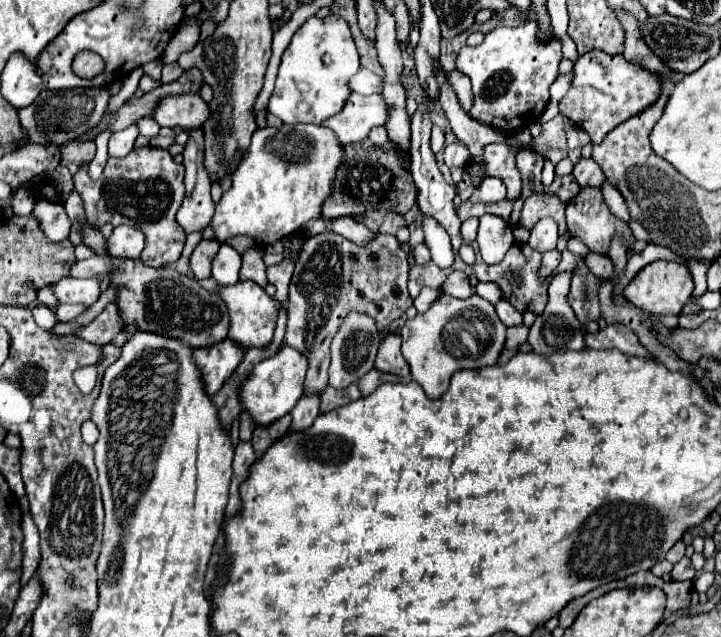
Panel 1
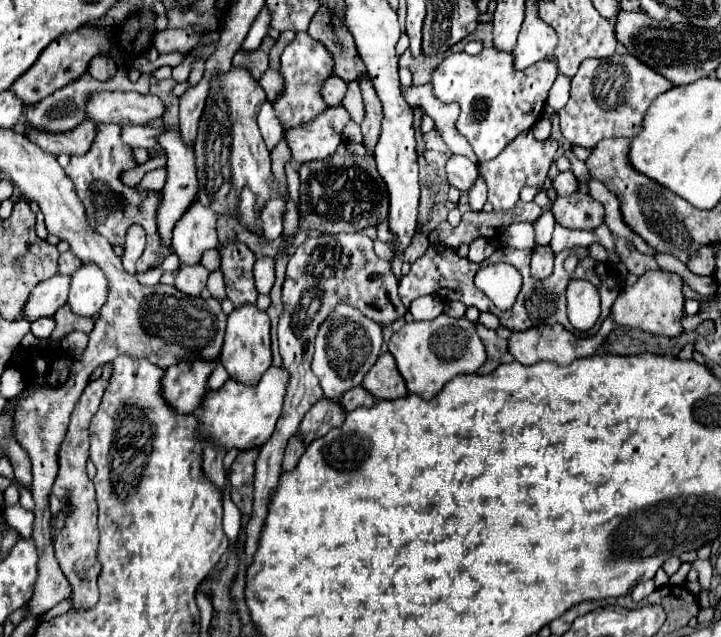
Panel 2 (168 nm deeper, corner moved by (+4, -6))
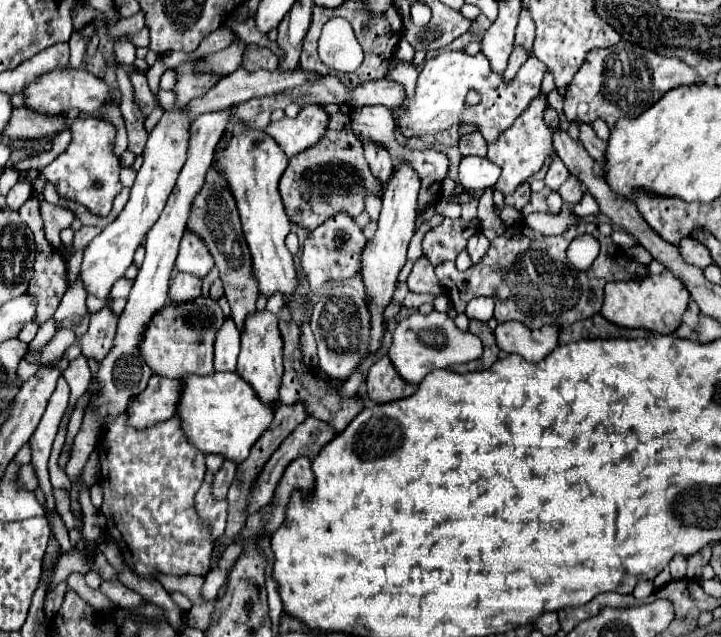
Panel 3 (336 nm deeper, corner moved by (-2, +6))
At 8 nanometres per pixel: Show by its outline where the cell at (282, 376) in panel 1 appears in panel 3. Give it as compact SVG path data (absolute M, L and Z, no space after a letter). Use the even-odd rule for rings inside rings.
M215 372L213 376L187 376L181 380L181 394L175 416L181 420L185 438L203 454L221 454L235 464L249 456L251 446L269 426L273 404L261 404L255 392L235 372Z

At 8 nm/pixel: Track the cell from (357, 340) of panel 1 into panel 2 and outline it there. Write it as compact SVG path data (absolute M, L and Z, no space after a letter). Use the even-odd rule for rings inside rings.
M339 304L335 312L321 324L319 336L315 340L315 354L313 354L313 372L319 378L319 384L327 398L337 400L343 392L359 386L367 374L367 370L375 364L383 344L381 326L375 324L371 318L361 314L357 308Z

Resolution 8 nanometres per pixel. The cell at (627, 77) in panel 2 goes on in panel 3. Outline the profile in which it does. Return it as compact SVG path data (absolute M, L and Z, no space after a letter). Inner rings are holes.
M621 40L613 48L589 52L585 64L567 86L563 112L571 122L591 124L595 118L601 118L609 128L613 128L619 118L635 118L649 110L665 92L691 84L699 84L699 76L697 70L689 68L685 62Z

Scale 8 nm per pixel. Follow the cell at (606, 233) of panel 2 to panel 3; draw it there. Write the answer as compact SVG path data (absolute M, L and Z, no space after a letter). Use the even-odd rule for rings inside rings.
M586 191L580 203L574 207L573 212L579 217L584 217L588 215L597 216L600 213L600 210L595 199L589 191Z

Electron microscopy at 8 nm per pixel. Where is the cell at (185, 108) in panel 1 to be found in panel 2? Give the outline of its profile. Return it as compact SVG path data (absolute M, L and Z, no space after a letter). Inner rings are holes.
M97 92L91 96L87 106L87 116L91 120L113 122L119 126L129 124L149 124L163 118L165 106L159 96L137 94L137 92Z

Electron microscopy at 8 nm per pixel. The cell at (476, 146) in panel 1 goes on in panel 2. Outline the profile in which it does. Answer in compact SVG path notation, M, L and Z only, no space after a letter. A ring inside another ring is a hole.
M479 174L479 178L475 180L475 184L473 184L471 190L469 190L469 206L471 206L473 210L481 210L485 202L487 202L487 182L485 182L485 178Z

